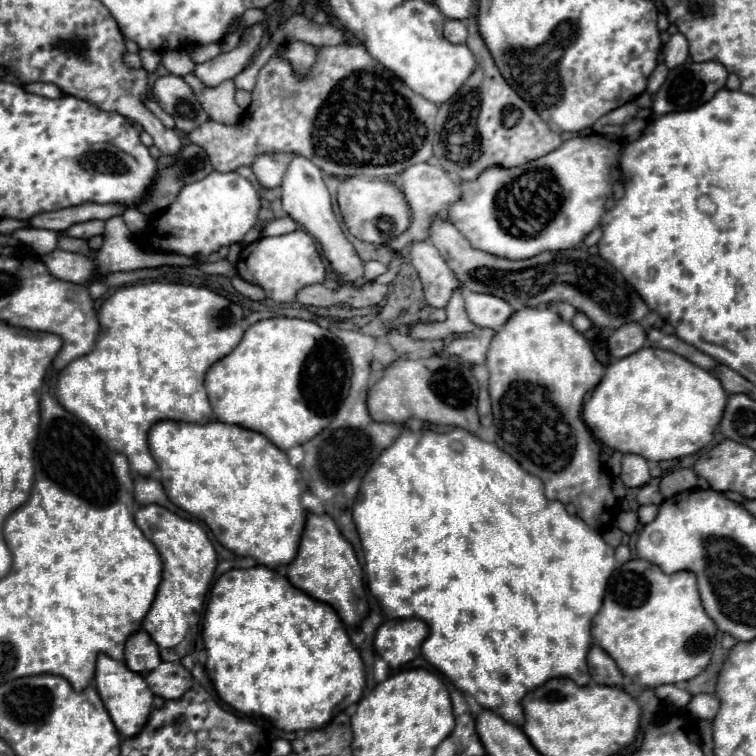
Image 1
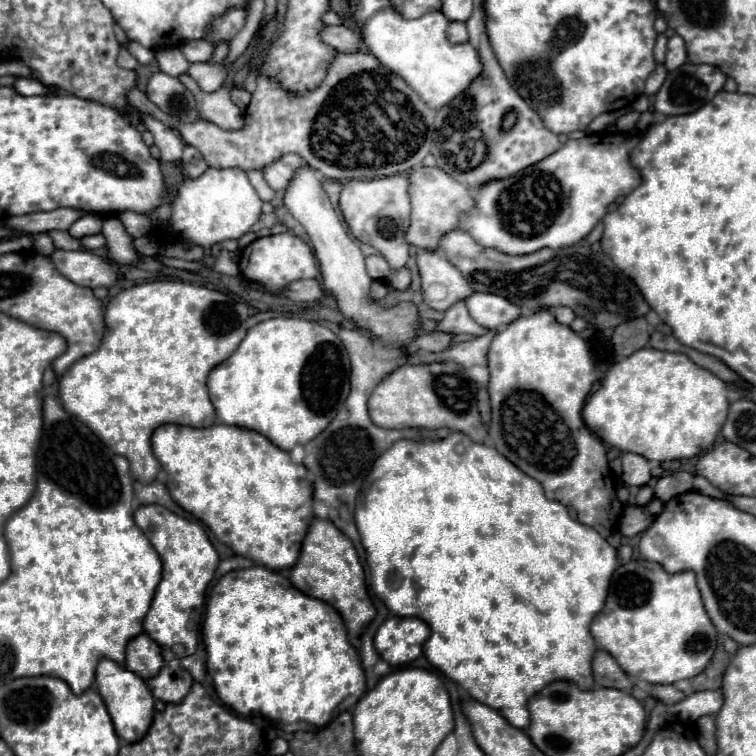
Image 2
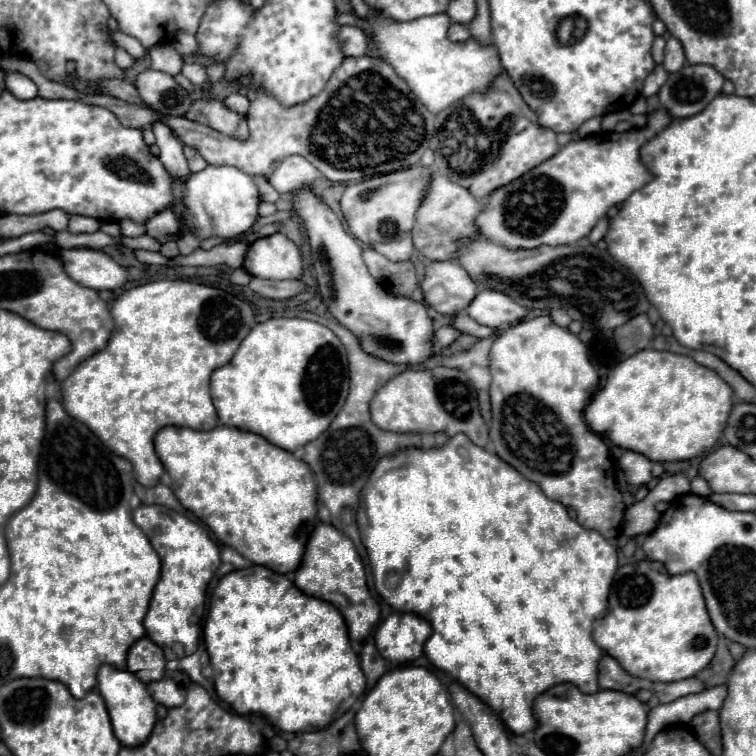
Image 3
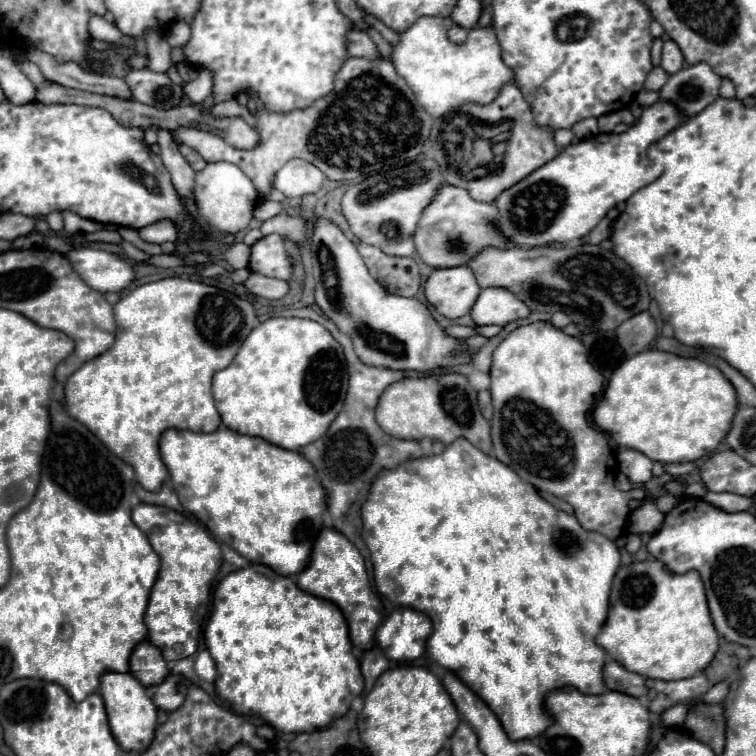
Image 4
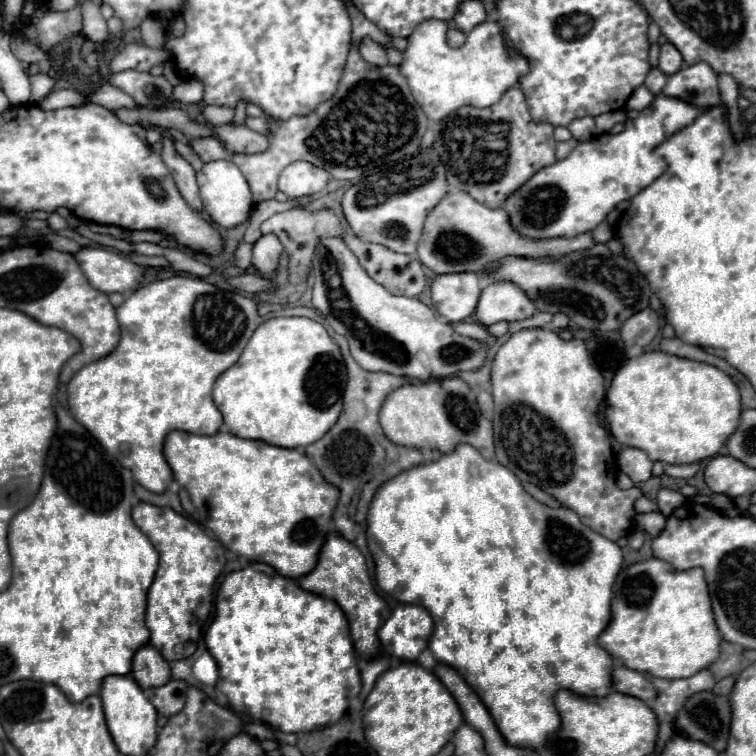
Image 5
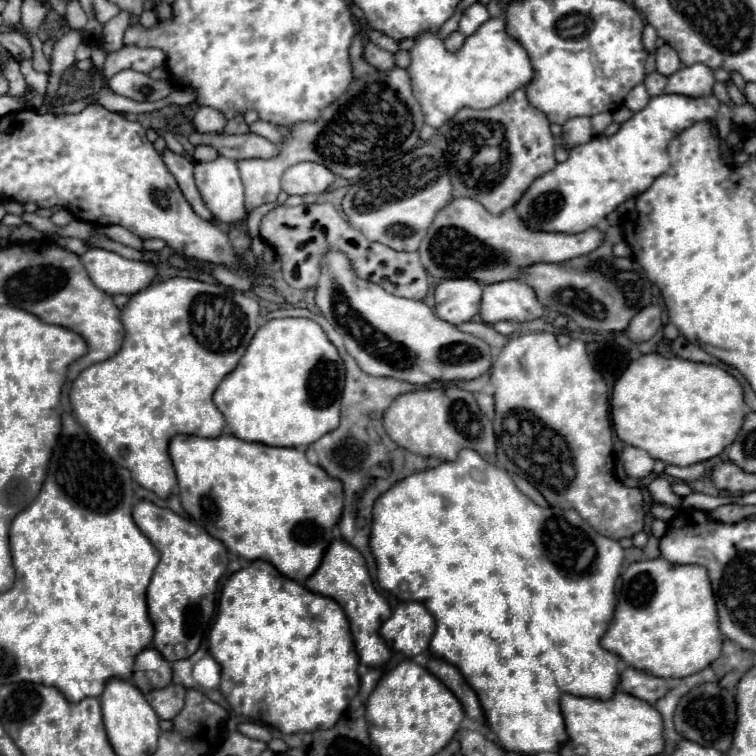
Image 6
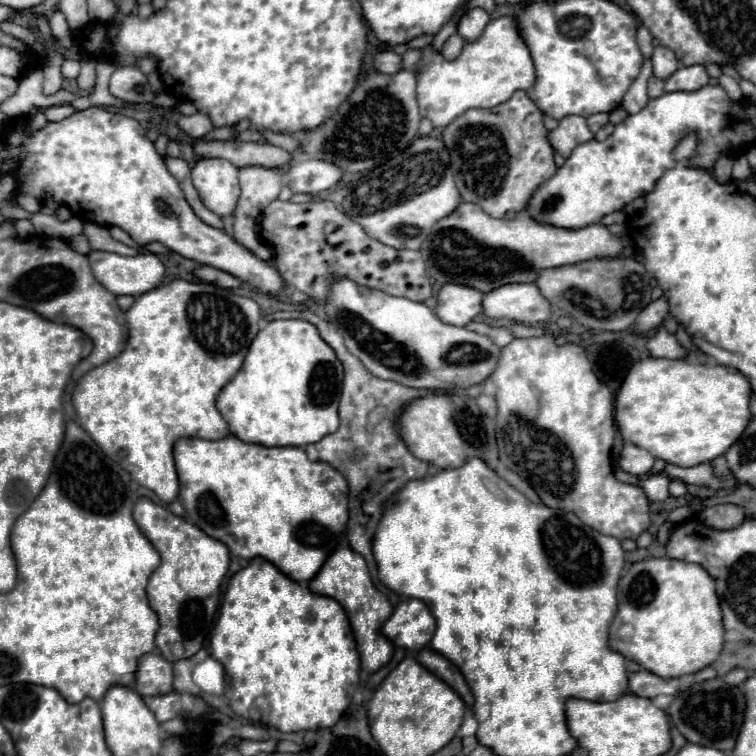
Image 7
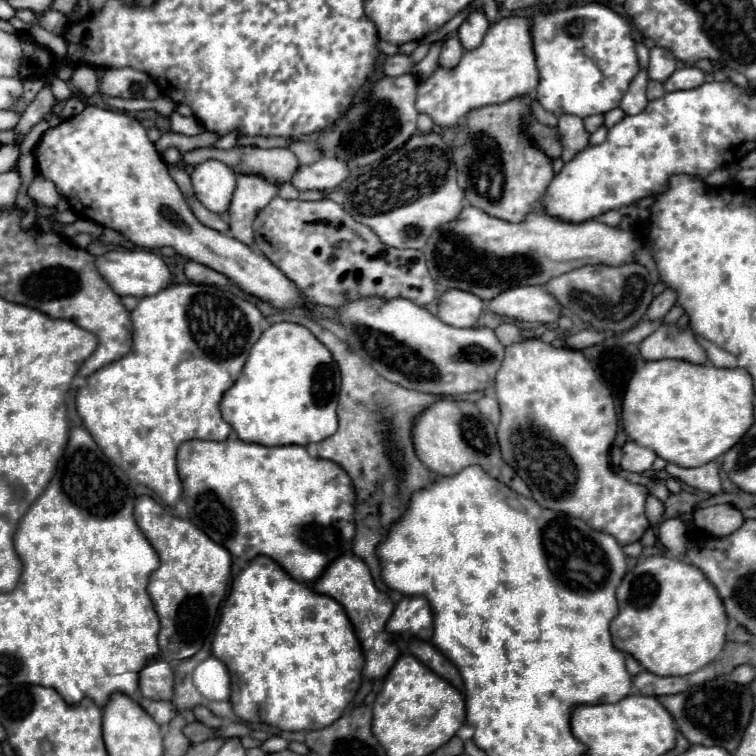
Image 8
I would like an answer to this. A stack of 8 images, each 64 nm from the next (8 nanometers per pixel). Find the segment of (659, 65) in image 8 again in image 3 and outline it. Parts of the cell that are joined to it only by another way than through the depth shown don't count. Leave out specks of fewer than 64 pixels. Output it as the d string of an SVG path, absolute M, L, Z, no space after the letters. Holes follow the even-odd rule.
M668 38L662 66L664 66L668 72L678 72L678 70L684 66L684 62L686 62L686 56L684 56L682 44L680 44L676 38Z

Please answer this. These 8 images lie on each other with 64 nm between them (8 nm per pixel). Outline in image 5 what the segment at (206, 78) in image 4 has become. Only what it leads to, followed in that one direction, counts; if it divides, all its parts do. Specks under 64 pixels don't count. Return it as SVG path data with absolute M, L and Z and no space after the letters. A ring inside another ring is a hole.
M182 80L172 92L172 100L182 104L198 104L202 102L202 96L204 96L204 86L200 80Z

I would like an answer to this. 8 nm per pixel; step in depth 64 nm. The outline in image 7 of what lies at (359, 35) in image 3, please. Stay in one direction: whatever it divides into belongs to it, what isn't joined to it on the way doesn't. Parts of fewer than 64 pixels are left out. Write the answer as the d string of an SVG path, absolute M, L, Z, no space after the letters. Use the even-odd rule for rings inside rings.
M378 52L374 56L374 66L382 74L396 74L402 70L402 56L396 52Z

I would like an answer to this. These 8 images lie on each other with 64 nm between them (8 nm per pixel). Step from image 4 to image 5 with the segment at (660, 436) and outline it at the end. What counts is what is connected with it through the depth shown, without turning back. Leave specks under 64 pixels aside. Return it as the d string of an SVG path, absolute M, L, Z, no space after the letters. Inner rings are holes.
M644 352L642 356L628 360L616 372L608 388L604 410L608 428L620 444L640 448L648 452L652 460L666 464L692 464L716 456L726 444L728 436L738 428L740 414L740 390L726 372L704 362L694 362L664 352Z

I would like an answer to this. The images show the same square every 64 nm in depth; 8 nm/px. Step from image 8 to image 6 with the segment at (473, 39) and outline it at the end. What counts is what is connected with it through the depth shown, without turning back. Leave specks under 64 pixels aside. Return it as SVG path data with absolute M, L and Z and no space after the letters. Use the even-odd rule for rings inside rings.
M472 4L460 18L460 26L458 26L458 32L464 34L464 36L470 36L474 34L486 20L488 20L488 10L482 6L482 4Z

